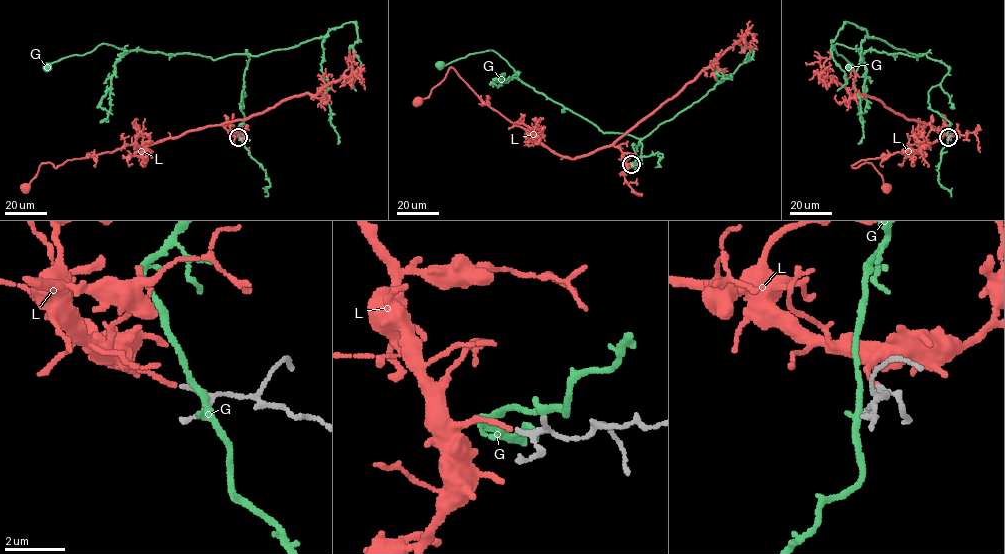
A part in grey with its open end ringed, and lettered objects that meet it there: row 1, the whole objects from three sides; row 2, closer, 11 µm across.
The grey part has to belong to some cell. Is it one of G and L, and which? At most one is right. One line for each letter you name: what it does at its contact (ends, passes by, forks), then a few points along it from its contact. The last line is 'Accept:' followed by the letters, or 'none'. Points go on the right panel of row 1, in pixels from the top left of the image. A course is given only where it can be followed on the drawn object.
L: it ends there; it runs (948, 137), (929, 125), (943, 134), (937, 141), (914, 144), (902, 151), (852, 166), (870, 162), (886, 185)
Accept: L

